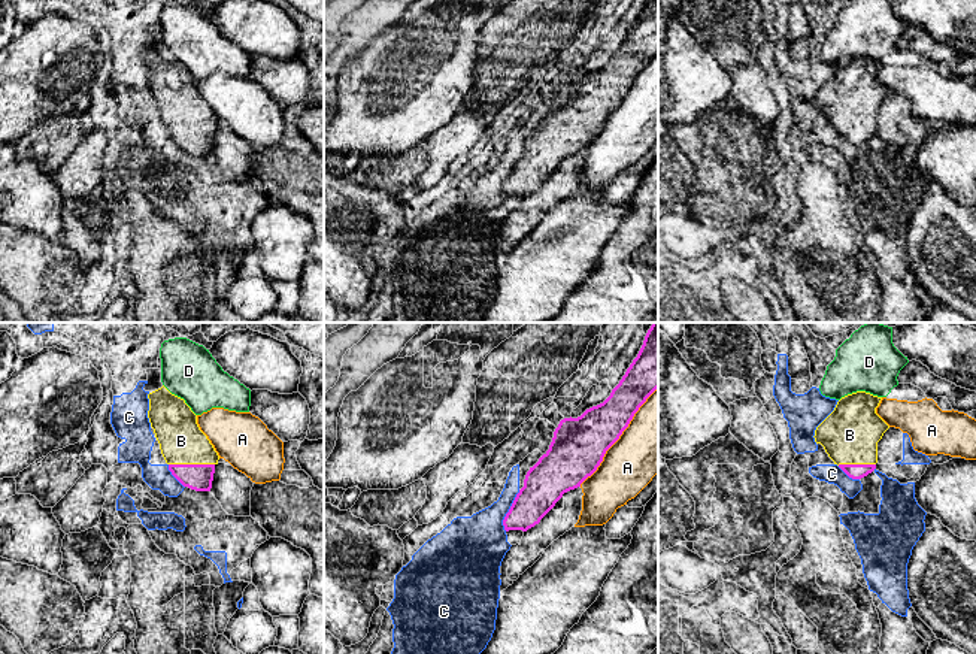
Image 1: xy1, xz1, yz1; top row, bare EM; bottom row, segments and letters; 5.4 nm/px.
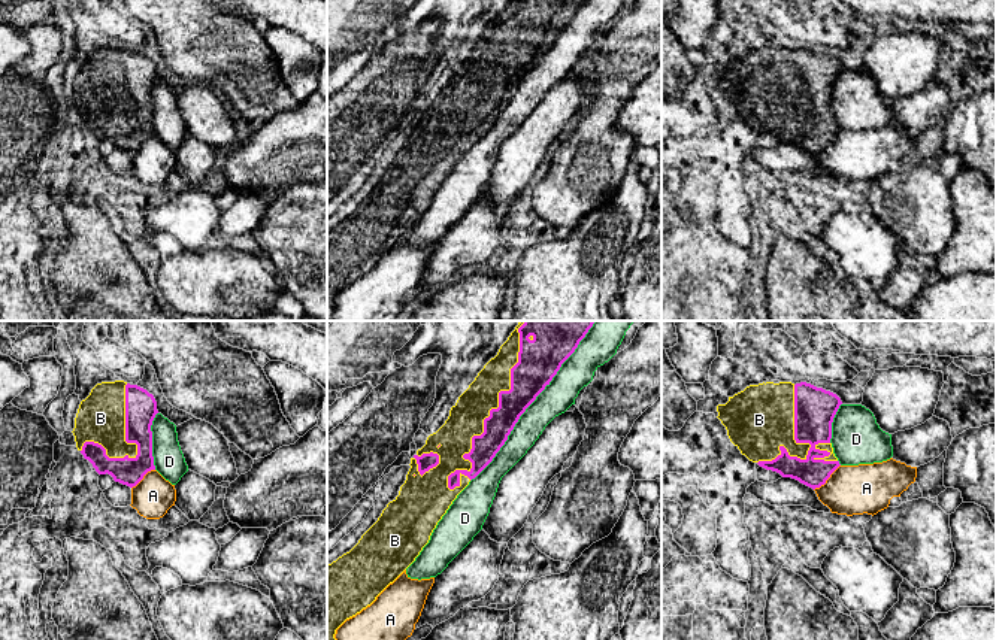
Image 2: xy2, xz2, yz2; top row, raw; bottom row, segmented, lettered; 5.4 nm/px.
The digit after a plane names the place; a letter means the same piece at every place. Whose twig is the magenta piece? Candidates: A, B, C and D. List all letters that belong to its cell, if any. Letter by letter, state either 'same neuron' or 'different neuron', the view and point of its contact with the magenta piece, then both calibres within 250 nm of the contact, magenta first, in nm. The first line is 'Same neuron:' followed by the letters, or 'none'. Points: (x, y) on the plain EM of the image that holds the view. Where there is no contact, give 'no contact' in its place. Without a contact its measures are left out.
Same neuron: B
A: different neuron; contact xz1 (620, 100); calibres 300 and 360 nm
B: same neuron; contact xz2 (489, 82); calibres 160 and 190 nm
C: different neuron; contact xz1 (509, 176); calibres 220 and 320 nm
D: different neuron; contact xz2 (527, 72); calibres 220 and 170 nm

